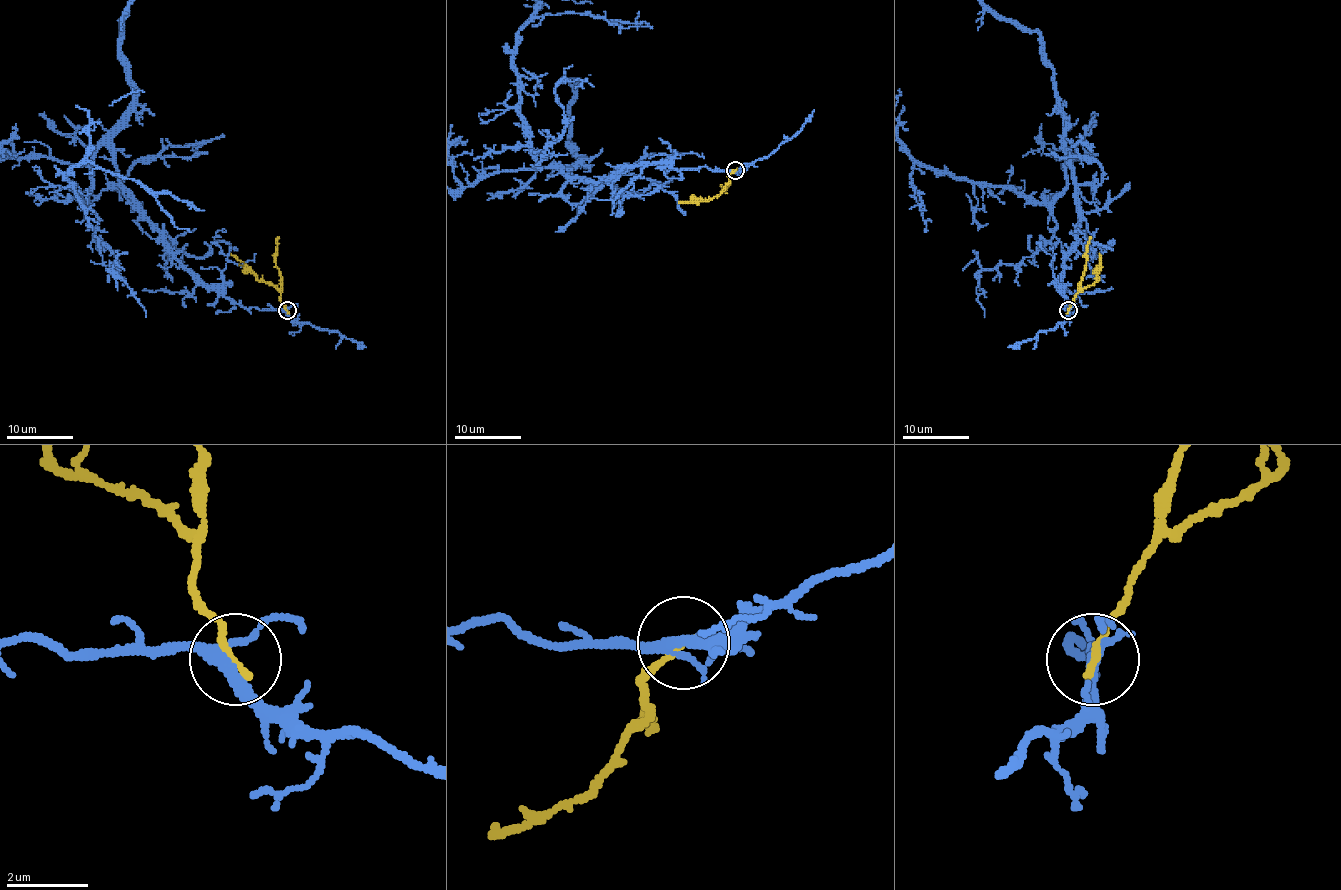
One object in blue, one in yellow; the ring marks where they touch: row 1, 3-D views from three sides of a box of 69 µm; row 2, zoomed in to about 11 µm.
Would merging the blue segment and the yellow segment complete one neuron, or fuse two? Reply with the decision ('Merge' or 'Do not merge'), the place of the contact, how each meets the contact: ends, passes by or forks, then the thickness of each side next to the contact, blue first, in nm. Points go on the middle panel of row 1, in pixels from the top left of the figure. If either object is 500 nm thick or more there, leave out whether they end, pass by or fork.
Do not merge. Place: (735, 170). At the ring blue forks. At the ring yellow ends. Thickness 240 nm (blue) against 200 nm

